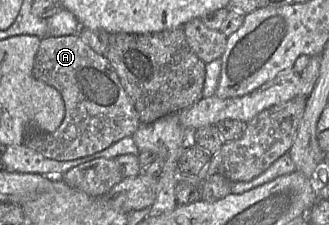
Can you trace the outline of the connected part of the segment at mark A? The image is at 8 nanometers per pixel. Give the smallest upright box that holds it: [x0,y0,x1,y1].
[25,34,141,161]

